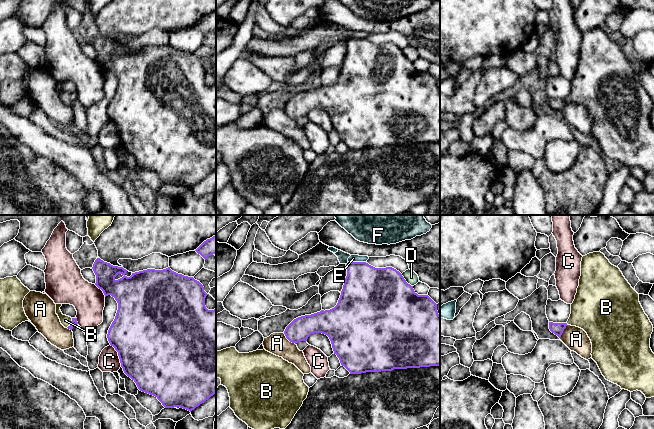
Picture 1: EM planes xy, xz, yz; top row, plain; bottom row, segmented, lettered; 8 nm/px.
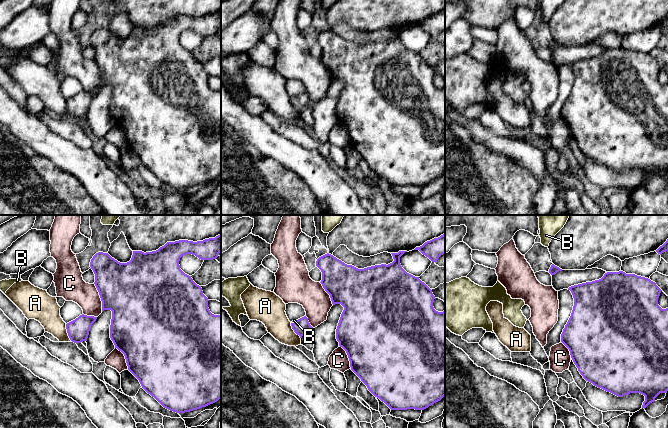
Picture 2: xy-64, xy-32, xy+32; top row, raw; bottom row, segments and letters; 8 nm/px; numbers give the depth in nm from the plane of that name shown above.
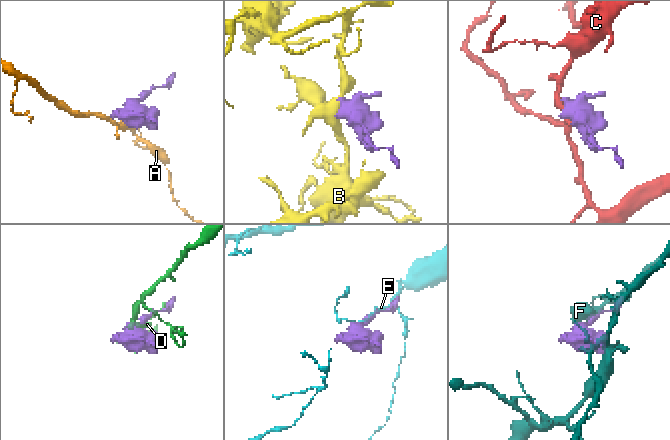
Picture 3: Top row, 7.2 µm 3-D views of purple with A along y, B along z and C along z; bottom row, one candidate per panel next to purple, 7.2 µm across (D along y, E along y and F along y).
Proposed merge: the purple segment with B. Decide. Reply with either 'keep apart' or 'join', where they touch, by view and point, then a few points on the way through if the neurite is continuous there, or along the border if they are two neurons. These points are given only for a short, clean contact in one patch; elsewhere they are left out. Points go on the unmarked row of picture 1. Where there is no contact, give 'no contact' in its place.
join; contact xy (71, 99); way xy (74, 96), (71, 99), (65, 96)

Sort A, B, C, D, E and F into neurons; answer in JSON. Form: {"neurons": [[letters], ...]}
{"neurons": [["A"], ["B"], ["C"], ["D"], ["E"], ["F"]]}

